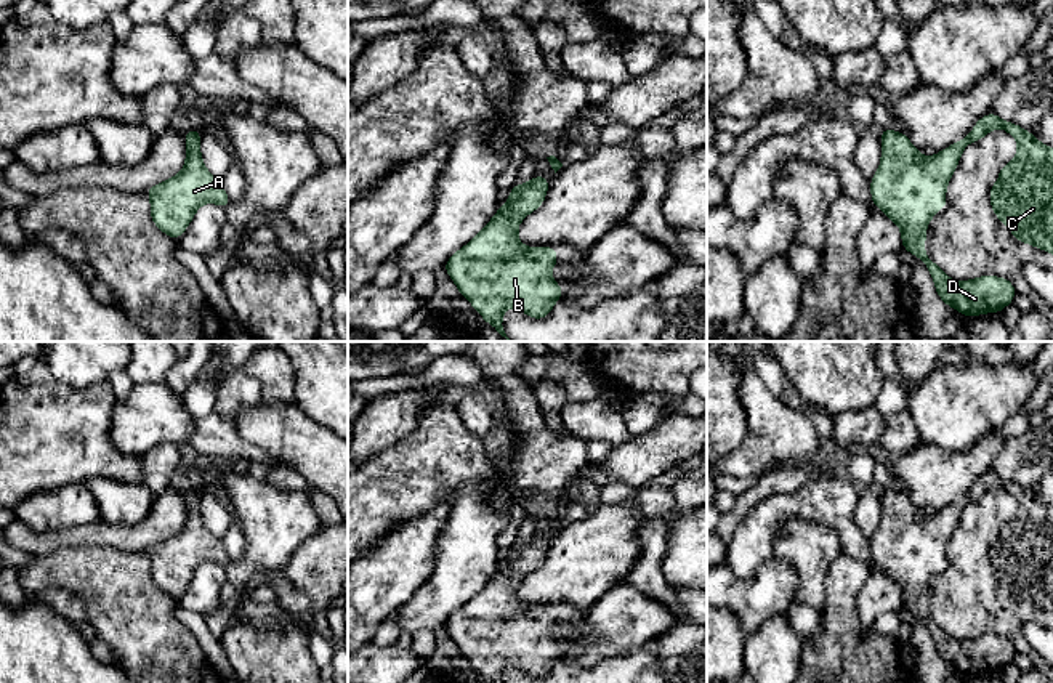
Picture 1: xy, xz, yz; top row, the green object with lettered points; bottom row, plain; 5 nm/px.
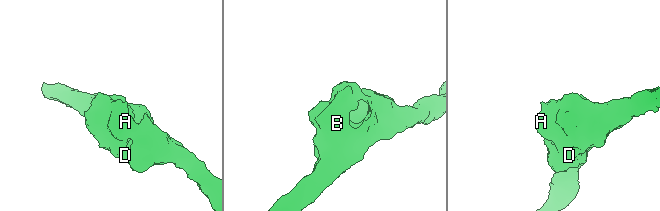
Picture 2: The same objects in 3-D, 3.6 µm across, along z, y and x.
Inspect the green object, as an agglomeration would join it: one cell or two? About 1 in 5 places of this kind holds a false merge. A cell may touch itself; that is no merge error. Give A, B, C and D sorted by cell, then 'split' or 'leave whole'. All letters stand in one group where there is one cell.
groups A B C D; leave whole

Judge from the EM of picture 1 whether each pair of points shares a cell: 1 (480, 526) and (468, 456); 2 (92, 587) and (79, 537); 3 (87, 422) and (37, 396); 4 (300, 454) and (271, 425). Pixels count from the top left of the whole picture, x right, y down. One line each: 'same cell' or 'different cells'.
1: different cells
2: different cells
3: same cell
4: same cell

